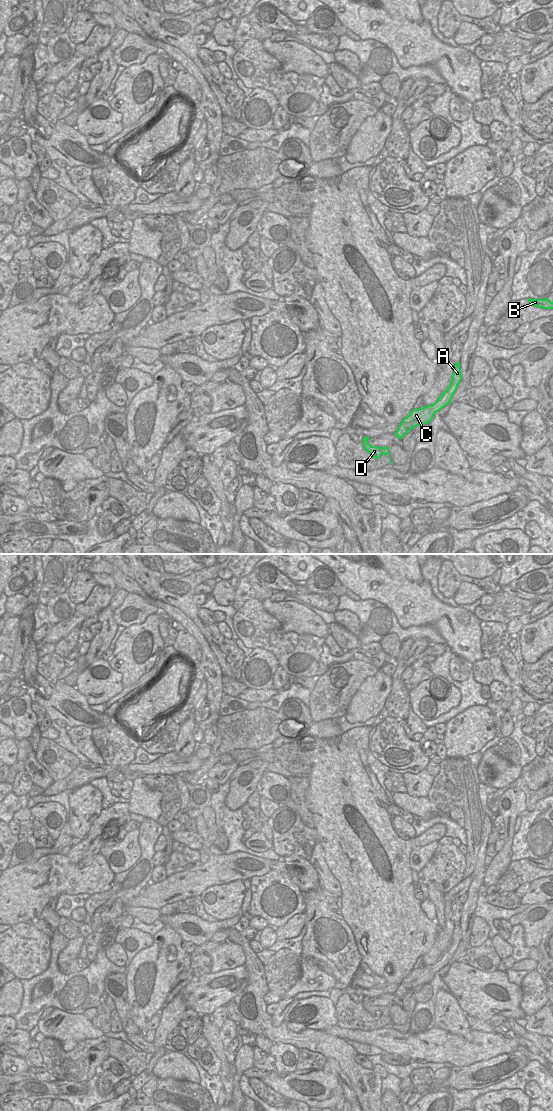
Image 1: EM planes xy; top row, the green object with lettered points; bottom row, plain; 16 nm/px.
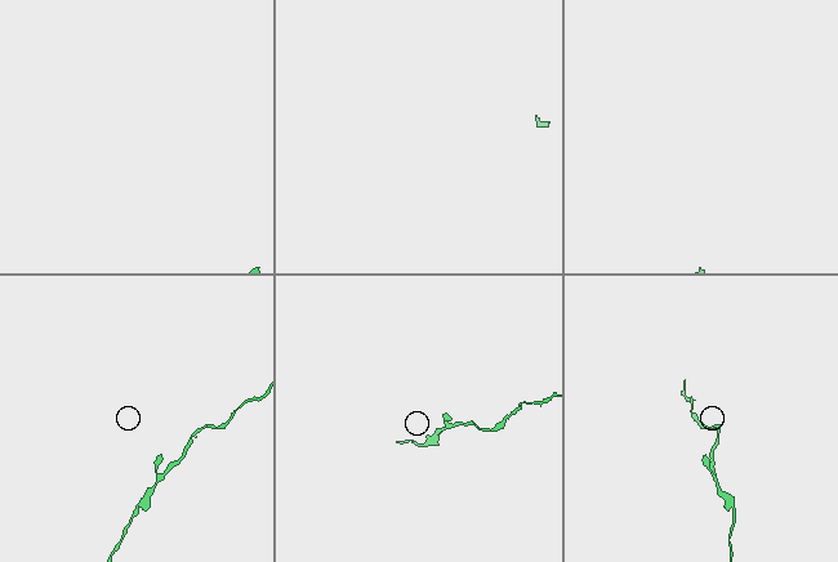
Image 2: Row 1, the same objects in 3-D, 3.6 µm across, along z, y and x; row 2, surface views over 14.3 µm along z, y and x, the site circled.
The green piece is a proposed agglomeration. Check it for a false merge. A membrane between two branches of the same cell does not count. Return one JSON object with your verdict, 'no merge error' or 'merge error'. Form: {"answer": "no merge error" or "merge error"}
{"answer": "no merge error"}

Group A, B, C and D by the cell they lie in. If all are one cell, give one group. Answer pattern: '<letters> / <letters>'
A B C D

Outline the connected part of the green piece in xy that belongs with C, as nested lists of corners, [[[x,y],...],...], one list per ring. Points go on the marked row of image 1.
[[[460,362],[455,363],[450,385],[438,397],[437,401],[432,405],[427,405],[419,409],[413,409],[407,417],[400,423],[397,431],[394,433],[396,437],[402,439],[411,429],[428,424],[434,417],[435,413],[440,411],[446,405],[452,402],[452,397],[462,380]]]

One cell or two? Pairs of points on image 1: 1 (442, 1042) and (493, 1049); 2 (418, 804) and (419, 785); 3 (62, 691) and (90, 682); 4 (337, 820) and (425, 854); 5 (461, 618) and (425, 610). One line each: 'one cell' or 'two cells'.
1: one cell
2: two cells
3: two cells
4: two cells
5: one cell

